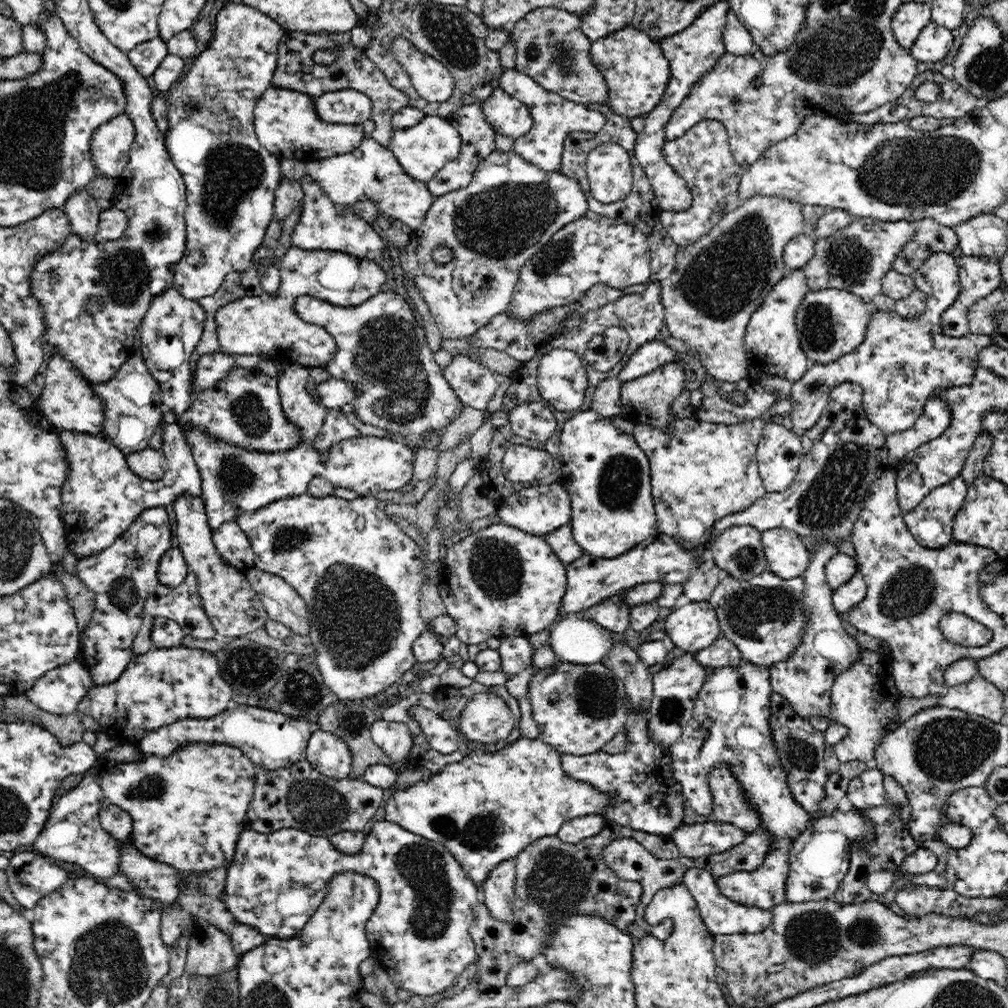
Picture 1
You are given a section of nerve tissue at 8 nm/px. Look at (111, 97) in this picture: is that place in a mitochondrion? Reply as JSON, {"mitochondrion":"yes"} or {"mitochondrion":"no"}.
{"mitochondrion":"no"}

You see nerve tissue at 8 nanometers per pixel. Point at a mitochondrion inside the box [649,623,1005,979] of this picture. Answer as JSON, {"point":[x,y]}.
{"point":[814,938]}

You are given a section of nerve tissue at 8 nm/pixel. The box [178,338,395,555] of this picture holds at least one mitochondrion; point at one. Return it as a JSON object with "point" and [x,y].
{"point":[235,478]}

